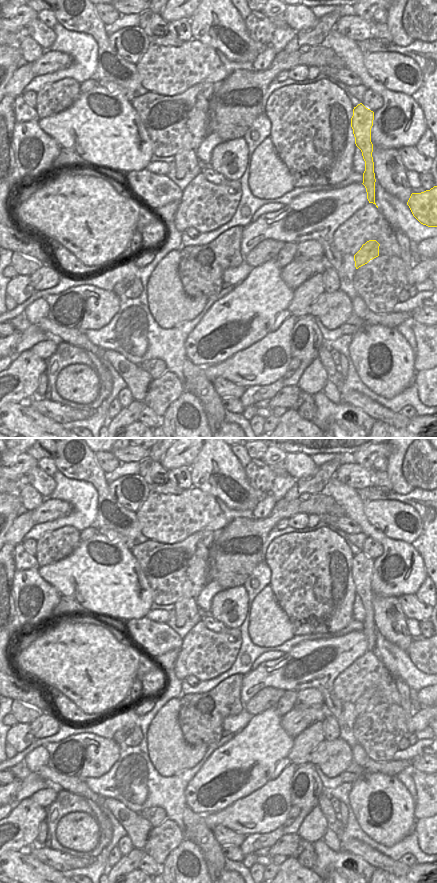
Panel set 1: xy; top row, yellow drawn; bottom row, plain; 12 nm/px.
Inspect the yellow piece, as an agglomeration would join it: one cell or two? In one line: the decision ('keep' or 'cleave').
keep

